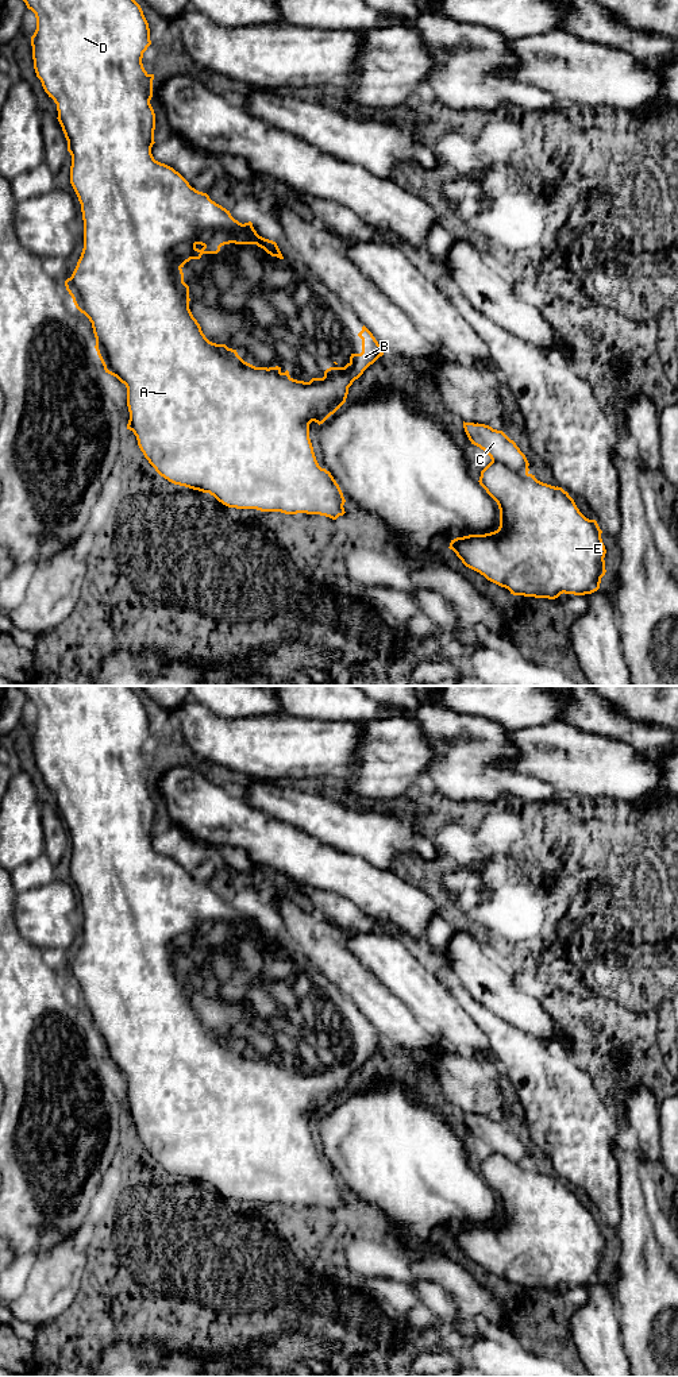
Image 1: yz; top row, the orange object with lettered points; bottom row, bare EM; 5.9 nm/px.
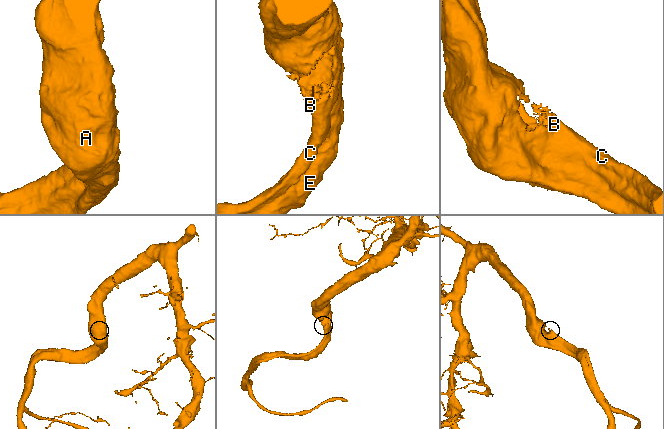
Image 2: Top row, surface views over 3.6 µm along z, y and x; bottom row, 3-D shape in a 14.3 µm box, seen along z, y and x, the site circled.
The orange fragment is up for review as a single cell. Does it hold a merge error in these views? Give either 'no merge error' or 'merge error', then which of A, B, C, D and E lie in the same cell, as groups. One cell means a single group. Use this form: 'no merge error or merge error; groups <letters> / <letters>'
no merge error; groups A B C D E

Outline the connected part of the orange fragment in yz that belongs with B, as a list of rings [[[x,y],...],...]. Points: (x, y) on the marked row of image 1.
[[[23,0],[27,5],[28,9],[31,9],[35,14],[36,18],[36,30],[34,32],[34,35],[31,36],[31,46],[32,46],[32,59],[34,59],[34,69],[36,73],[36,77],[41,80],[42,86],[45,89],[45,92],[49,94],[49,97],[51,97],[54,100],[54,103],[57,104],[57,111],[58,111],[58,122],[62,127],[62,131],[65,134],[65,138],[68,140],[68,151],[72,155],[72,166],[70,166],[70,184],[78,197],[78,201],[81,204],[81,212],[82,212],[82,220],[84,220],[84,248],[81,252],[81,256],[77,262],[77,266],[72,274],[70,278],[68,278],[65,281],[65,286],[66,290],[69,292],[69,294],[73,298],[73,302],[76,305],[76,308],[84,313],[89,321],[92,323],[92,328],[93,328],[93,333],[96,338],[96,351],[97,355],[104,366],[105,373],[116,377],[122,383],[126,385],[127,387],[127,406],[128,406],[128,412],[130,412],[130,420],[127,424],[127,429],[132,431],[134,435],[136,436],[138,440],[138,446],[140,448],[140,451],[143,452],[145,458],[149,460],[149,463],[155,468],[155,471],[163,477],[165,479],[167,479],[169,482],[174,483],[174,485],[180,485],[180,486],[185,486],[193,490],[199,490],[203,493],[209,493],[211,495],[213,495],[219,502],[221,502],[223,505],[228,506],[228,508],[236,508],[236,509],[257,509],[261,512],[281,512],[285,514],[297,514],[297,513],[307,513],[307,514],[320,514],[320,516],[325,516],[330,517],[332,520],[336,520],[339,516],[343,516],[344,512],[344,497],[343,493],[339,487],[339,485],[336,483],[336,481],[334,479],[334,477],[331,475],[330,471],[327,471],[325,468],[321,468],[316,460],[315,452],[313,452],[313,447],[309,439],[309,424],[312,421],[317,423],[319,425],[323,424],[331,414],[334,414],[344,402],[348,394],[348,387],[353,385],[353,382],[355,379],[358,379],[363,371],[373,364],[380,356],[384,355],[382,352],[382,347],[378,344],[378,342],[375,340],[375,338],[373,336],[373,333],[363,325],[362,331],[358,333],[358,336],[362,339],[362,352],[361,354],[351,354],[350,356],[350,362],[344,366],[344,367],[330,367],[324,371],[324,377],[323,378],[312,378],[309,382],[304,382],[304,381],[297,381],[293,379],[289,375],[289,371],[286,370],[285,373],[281,371],[281,367],[276,366],[276,367],[255,367],[247,362],[244,362],[236,352],[236,350],[228,348],[226,344],[216,344],[209,342],[205,335],[201,331],[200,324],[197,323],[197,320],[193,317],[190,309],[189,309],[189,286],[184,282],[184,273],[182,273],[182,267],[186,262],[189,262],[190,259],[200,259],[203,254],[217,254],[220,251],[220,247],[224,244],[230,244],[230,243],[235,243],[235,244],[257,244],[258,247],[263,248],[267,254],[270,254],[271,256],[277,256],[280,259],[284,259],[278,246],[276,242],[265,239],[262,236],[259,236],[257,234],[257,231],[253,227],[253,223],[239,223],[238,220],[235,220],[230,211],[227,211],[226,208],[223,208],[221,205],[216,204],[215,201],[212,201],[209,198],[209,196],[207,193],[199,192],[194,188],[192,188],[189,185],[189,182],[178,173],[176,171],[173,167],[161,163],[158,161],[154,159],[153,154],[151,154],[151,147],[155,143],[154,142],[154,130],[155,130],[155,113],[154,109],[150,104],[150,100],[153,97],[153,80],[154,80],[154,74],[149,74],[142,63],[142,58],[143,58],[143,53],[147,50],[147,47],[151,45],[150,40],[150,28],[149,28],[149,23],[143,15],[143,11],[140,8],[140,5],[135,1],[135,0]]]

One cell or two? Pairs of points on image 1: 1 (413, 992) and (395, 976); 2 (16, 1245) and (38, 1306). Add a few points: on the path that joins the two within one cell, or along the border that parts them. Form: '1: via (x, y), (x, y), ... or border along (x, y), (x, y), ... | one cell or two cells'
1: via (409, 988), (399, 978) | one cell
2: border along (64, 1238), (45, 1253), (37, 1256) | two cells

